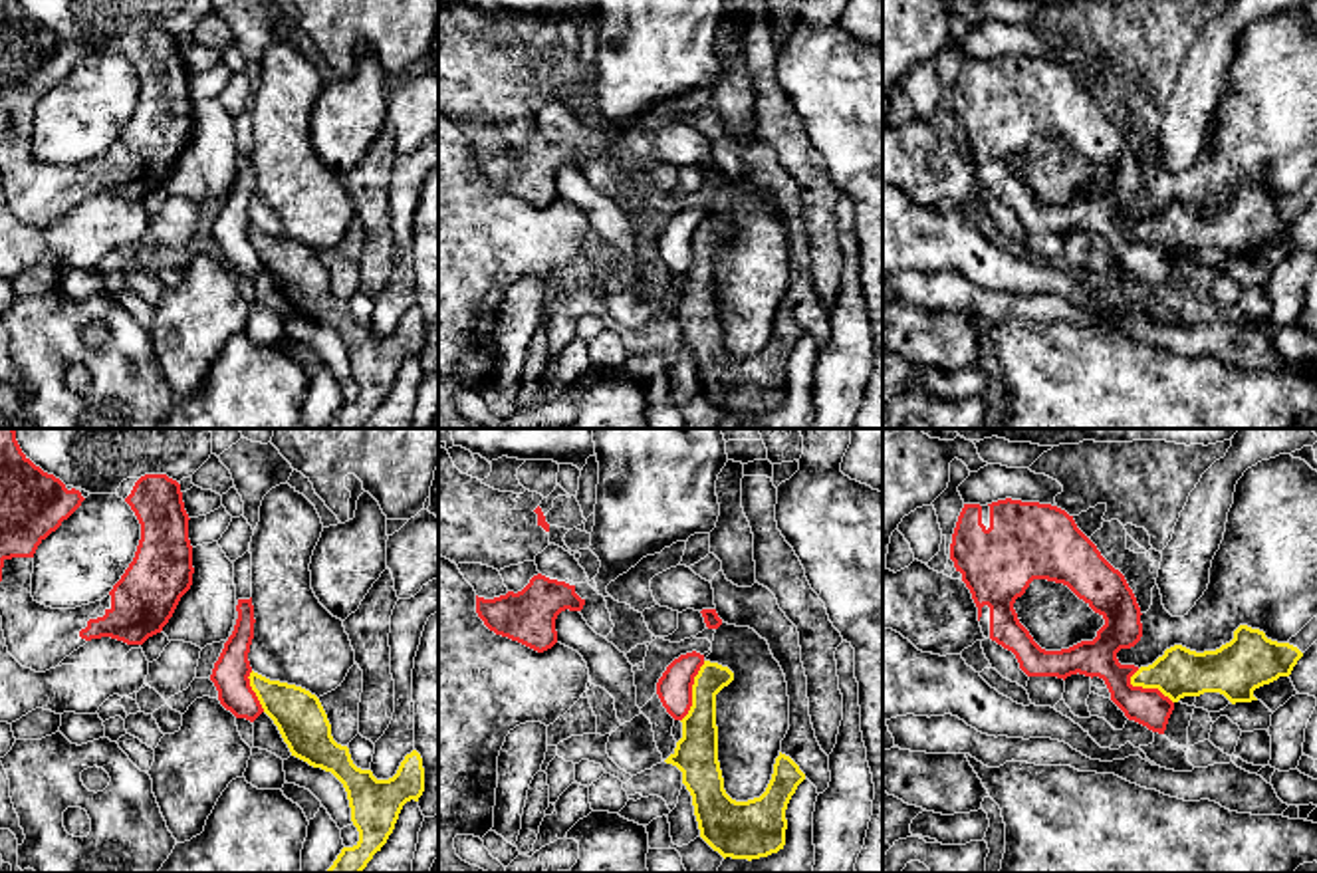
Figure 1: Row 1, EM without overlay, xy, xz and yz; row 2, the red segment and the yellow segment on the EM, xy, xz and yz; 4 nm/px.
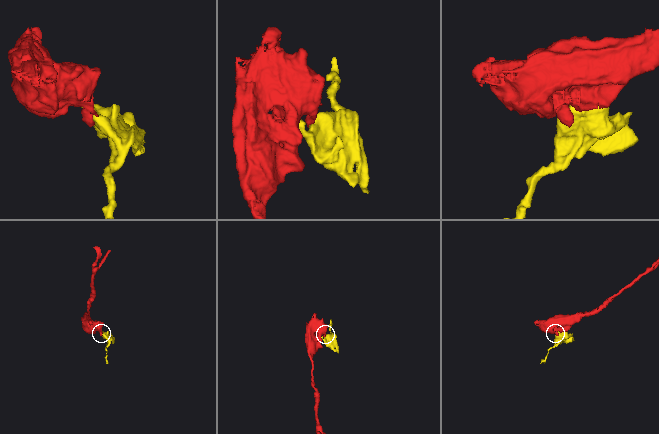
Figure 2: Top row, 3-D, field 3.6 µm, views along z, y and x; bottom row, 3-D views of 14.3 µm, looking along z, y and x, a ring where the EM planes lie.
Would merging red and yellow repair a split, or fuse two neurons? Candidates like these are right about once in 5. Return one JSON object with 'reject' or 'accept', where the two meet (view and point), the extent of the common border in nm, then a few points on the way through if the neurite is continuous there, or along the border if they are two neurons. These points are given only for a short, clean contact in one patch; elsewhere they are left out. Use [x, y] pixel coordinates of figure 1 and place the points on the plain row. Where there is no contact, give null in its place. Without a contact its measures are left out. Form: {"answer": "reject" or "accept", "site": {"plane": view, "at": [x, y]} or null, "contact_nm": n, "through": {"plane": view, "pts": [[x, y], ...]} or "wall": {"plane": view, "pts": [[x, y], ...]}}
{"answer": "reject", "site": {"plane": "xz", "at": [691, 247]}, "contact_nm": 260}

